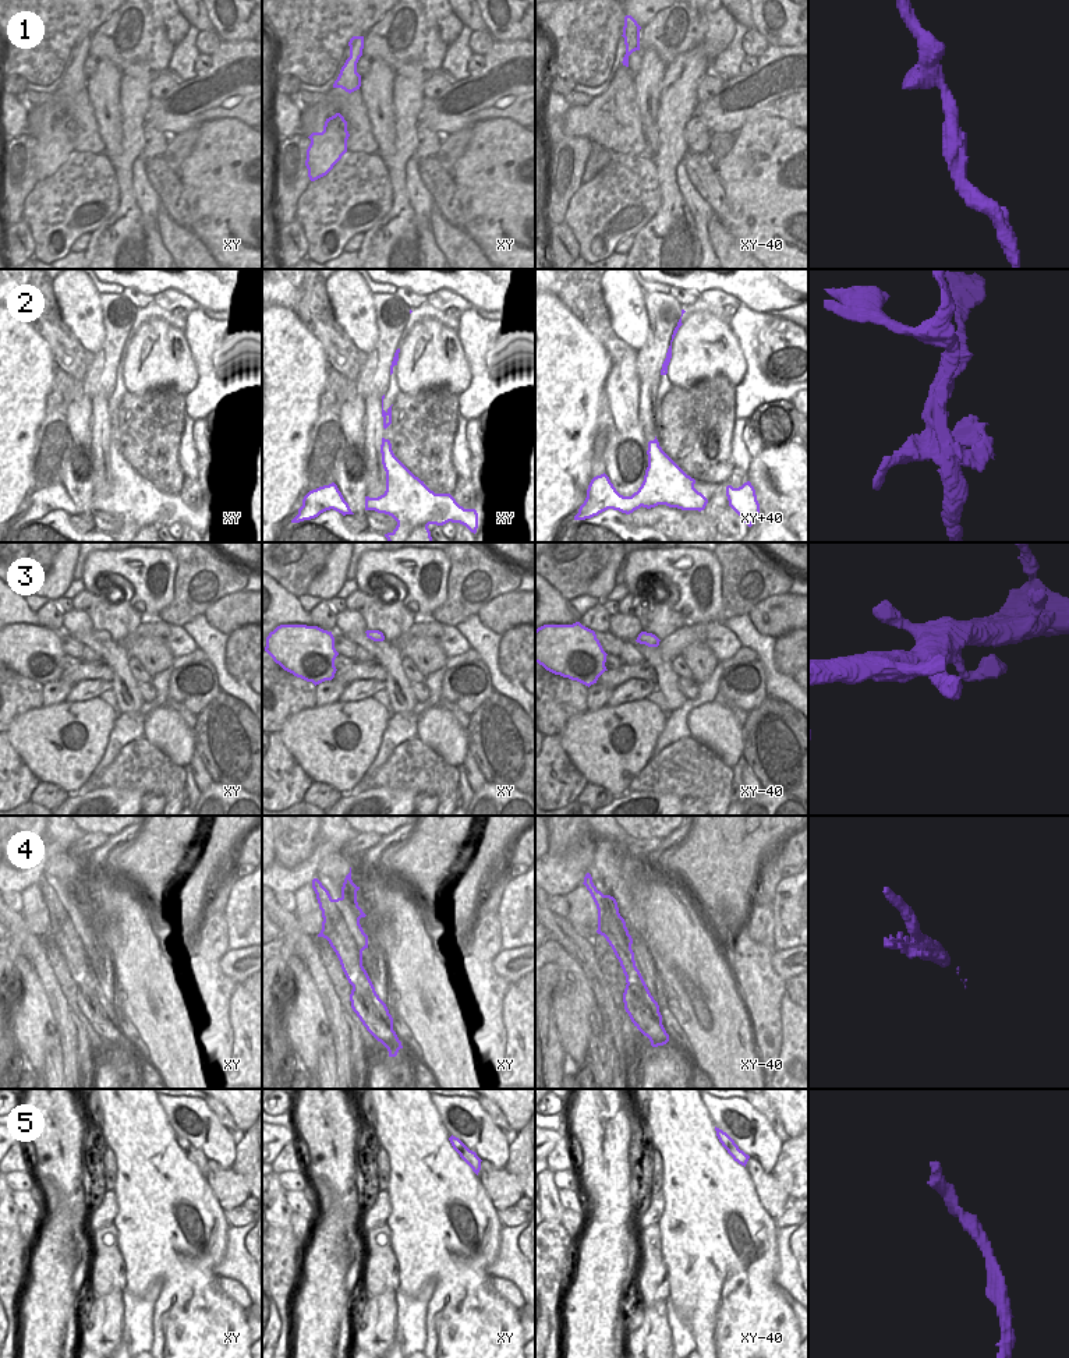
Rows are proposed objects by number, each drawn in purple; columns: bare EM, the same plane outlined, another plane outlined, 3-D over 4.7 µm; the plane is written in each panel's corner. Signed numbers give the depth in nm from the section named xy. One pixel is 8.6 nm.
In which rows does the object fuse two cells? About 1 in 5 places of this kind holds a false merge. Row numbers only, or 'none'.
2, 4

